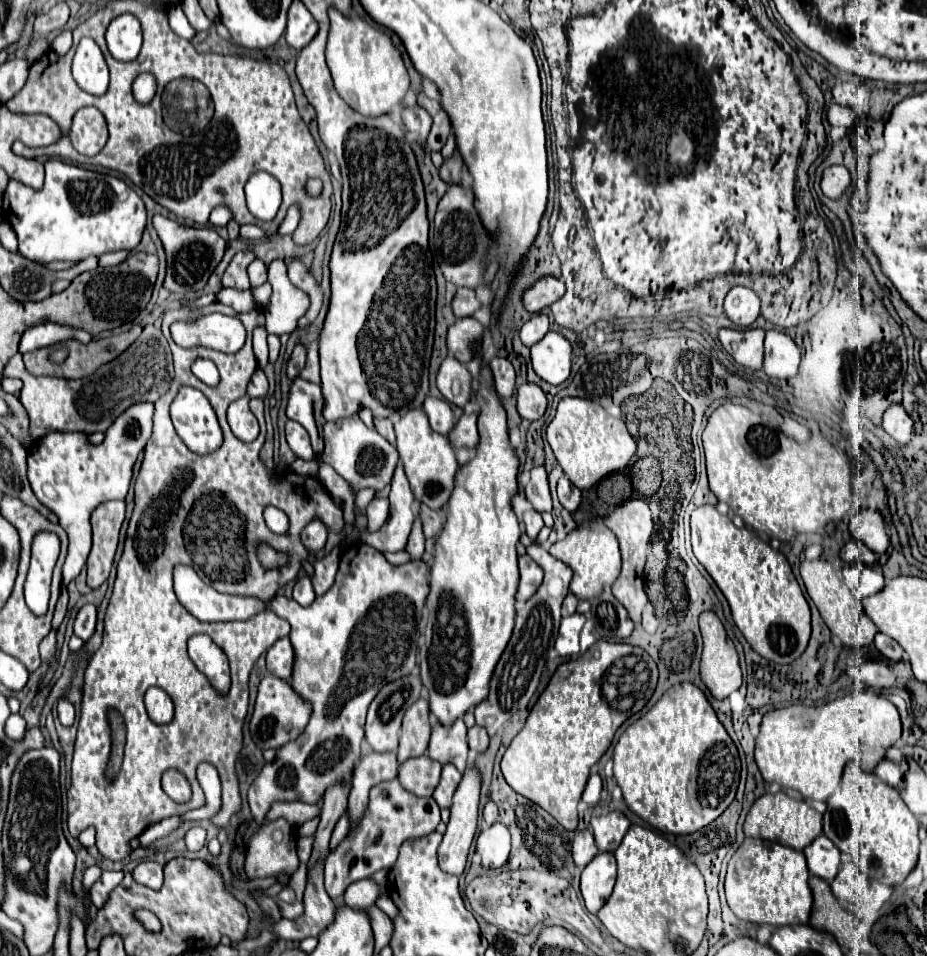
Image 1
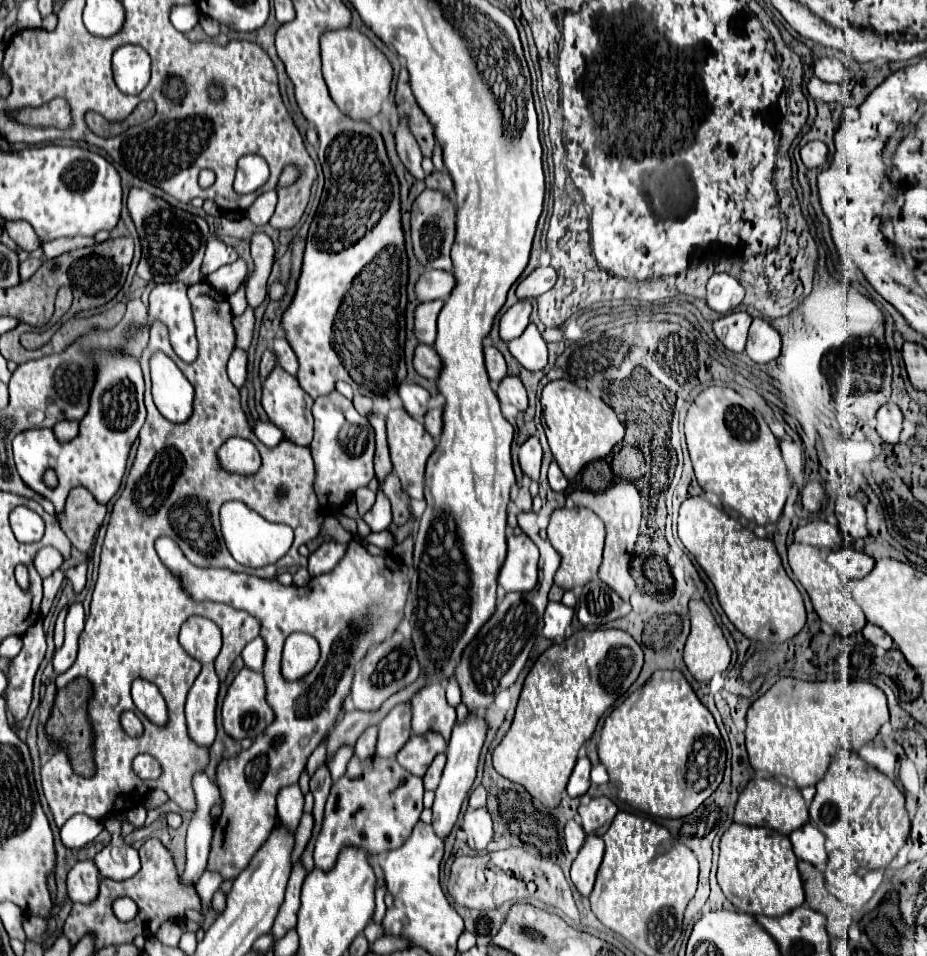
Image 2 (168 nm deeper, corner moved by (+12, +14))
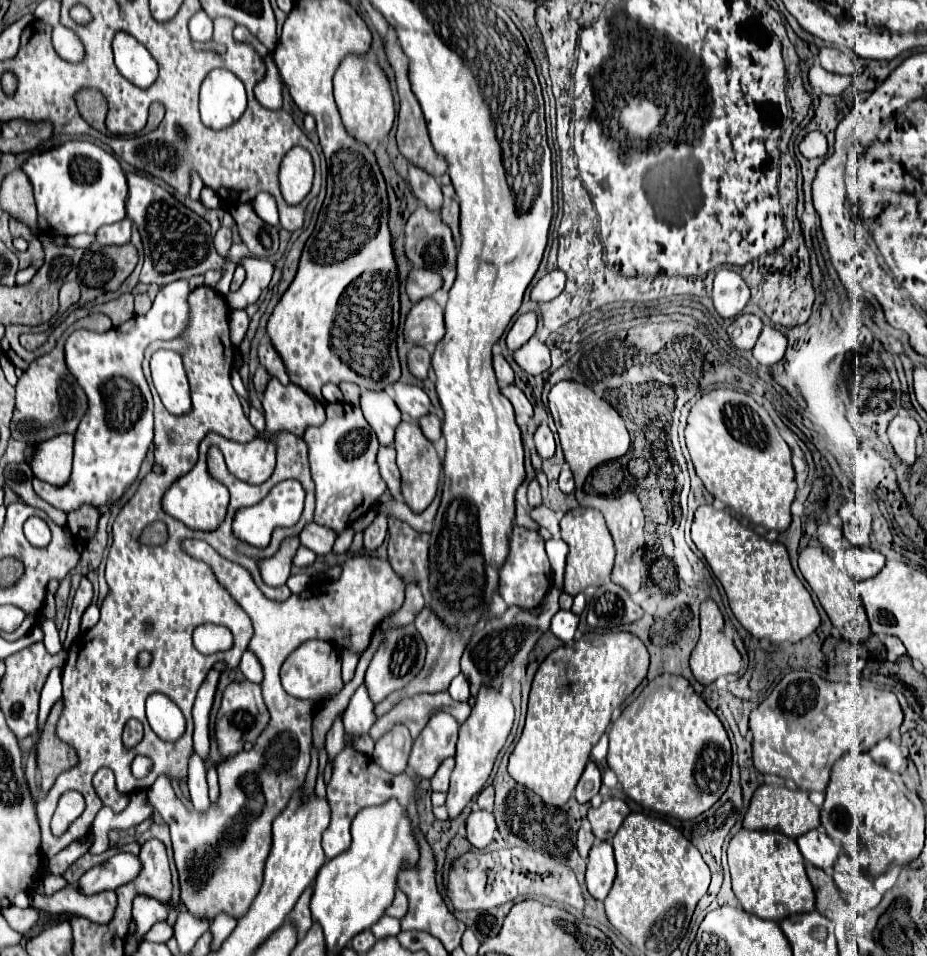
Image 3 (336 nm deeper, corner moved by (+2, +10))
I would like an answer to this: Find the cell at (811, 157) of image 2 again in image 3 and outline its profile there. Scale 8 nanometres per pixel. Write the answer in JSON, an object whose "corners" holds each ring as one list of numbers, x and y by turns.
{"corners":[[809,132,803,138,803,142,799,144,799,150,805,158,823,158,823,156,827,156,829,146,827,146,827,140,821,132]]}

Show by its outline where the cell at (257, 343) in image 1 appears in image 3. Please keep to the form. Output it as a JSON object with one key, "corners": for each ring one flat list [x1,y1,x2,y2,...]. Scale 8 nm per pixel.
{"corners":[[243,258,241,266,247,270,247,278,237,292,227,294,227,302,233,310,245,310,247,306,255,304,261,292,269,286,273,276,273,264,263,258]]}

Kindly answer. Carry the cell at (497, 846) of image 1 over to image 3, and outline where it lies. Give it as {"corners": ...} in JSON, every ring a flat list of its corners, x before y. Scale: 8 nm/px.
{"corners":[[473,810,467,818,467,840,483,850,487,848,491,842,493,842,493,834,497,830,497,824,495,824,495,818,491,812,487,810]]}

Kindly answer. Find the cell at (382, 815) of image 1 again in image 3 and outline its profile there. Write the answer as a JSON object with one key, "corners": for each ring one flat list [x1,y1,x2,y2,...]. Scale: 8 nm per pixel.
{"corners":[[343,748,343,752,333,762,333,776,327,784,327,802,331,806,331,824,323,832,325,858,331,860,347,850,347,846,351,842,349,826,359,810,369,808,369,806,381,806,381,804,389,802,391,798,399,800,399,804,415,818,417,816,415,806,417,806,417,798,419,798,419,784,417,784,415,776,411,776,407,772,401,772,401,774,385,772,383,768,377,768,377,764,373,764,371,756,351,750,351,748]]}

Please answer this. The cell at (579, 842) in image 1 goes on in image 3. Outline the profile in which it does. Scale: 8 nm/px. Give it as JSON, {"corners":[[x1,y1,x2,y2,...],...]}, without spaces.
{"corners":[[581,828,577,832,577,850,579,850,579,854,581,854,583,860,587,860,587,854,591,850,591,846,593,846,593,838,595,836,589,830,585,830,585,828]]}

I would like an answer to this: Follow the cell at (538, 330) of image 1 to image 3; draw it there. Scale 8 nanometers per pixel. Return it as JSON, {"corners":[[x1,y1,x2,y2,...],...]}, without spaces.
{"corners":[[527,312,527,314,521,314,511,330,507,332,507,348,511,352,515,352,517,348,521,348,533,334,535,334,535,328,537,328,537,314,535,312]]}

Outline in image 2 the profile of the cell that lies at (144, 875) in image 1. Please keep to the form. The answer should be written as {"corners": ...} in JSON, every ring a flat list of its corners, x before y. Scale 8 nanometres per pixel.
{"corners":[[113,834,111,844,95,854,93,864,99,870,99,878,127,880,139,872,139,854,121,836]]}

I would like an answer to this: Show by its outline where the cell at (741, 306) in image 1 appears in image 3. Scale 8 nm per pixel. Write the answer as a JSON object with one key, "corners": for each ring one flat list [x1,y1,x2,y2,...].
{"corners":[[719,270,713,284,713,306,721,318,735,318,749,302,749,288,745,280,733,270]]}

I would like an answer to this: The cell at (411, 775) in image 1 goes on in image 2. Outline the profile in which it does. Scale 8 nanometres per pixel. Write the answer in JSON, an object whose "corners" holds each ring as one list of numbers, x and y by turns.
{"corners":[[429,732,421,734,421,736,411,736,409,742,403,746,403,750,399,750,397,754,397,762,407,768,411,774,415,776,425,776,429,764,433,762,433,758,439,752,445,752,447,742,443,740,443,736,439,732]]}

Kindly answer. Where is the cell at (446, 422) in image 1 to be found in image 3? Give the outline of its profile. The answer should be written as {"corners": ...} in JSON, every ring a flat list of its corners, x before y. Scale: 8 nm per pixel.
{"corners":[[401,382,395,384,395,404,403,414,407,414,413,420,419,420,421,416,429,414,431,408,431,400,423,388,401,384]]}

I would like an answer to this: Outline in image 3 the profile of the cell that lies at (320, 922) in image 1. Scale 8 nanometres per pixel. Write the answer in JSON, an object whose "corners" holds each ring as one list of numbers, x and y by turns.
{"corners":[[339,714,335,724,331,726,331,730,327,732,325,750,327,750,329,762,333,762,333,756,337,756,337,752,341,752,341,748,345,748,345,746,343,746,343,722,341,722,341,714]]}

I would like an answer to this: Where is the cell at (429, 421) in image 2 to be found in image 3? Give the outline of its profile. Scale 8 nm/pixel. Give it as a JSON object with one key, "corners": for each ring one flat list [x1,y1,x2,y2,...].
{"corners":[[427,414,419,420,419,426,423,430,423,434,431,440,431,442,437,442,441,438,441,420,437,414]]}

